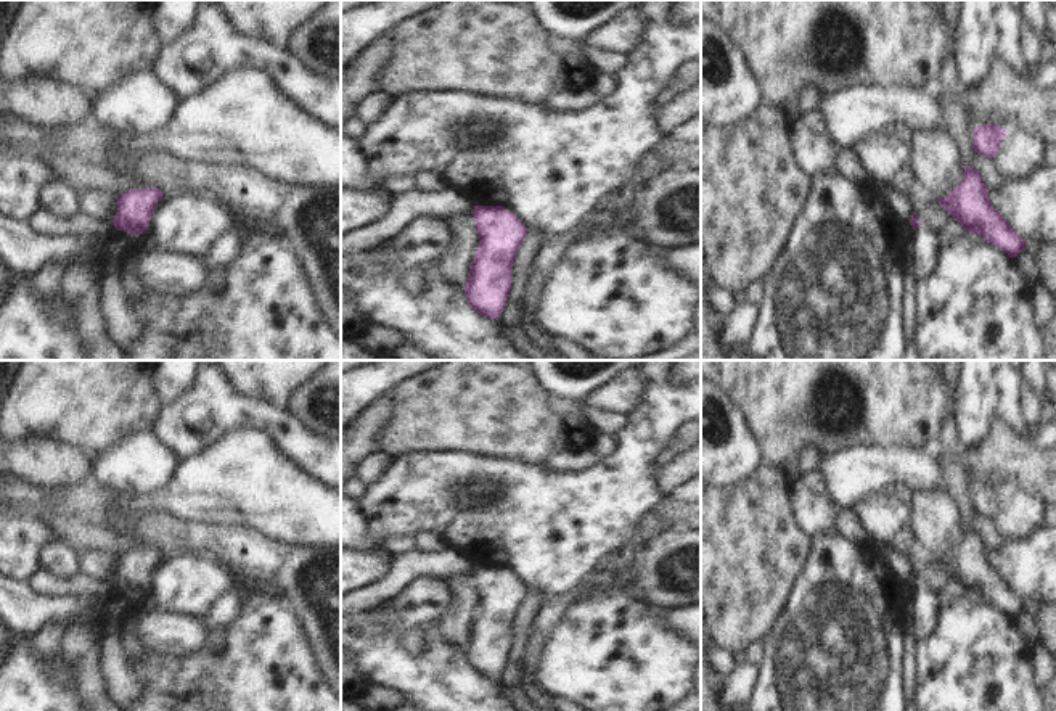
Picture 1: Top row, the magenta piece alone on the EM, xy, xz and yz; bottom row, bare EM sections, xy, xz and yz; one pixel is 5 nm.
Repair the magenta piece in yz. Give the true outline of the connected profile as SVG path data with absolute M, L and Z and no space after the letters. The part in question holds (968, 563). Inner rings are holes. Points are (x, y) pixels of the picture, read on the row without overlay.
M964 524L960 544L937 561L964 590L979 594L984 602L995 605L1009 618L1016 618L1024 611L1025 600L992 566L988 549L974 528Z

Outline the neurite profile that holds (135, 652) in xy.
M125 642L124 650L127 655L127 661L130 664L137 664L137 663L148 664L151 661L151 658L158 655L138 642Z

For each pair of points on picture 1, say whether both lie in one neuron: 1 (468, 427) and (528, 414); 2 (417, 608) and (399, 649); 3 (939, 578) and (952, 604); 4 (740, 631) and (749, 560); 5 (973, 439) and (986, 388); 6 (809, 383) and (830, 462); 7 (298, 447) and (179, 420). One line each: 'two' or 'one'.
1: one
2: two
3: two
4: one
5: one
6: two
7: one

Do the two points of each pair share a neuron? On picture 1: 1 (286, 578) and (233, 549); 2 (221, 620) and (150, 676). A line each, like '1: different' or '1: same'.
1: same
2: different

